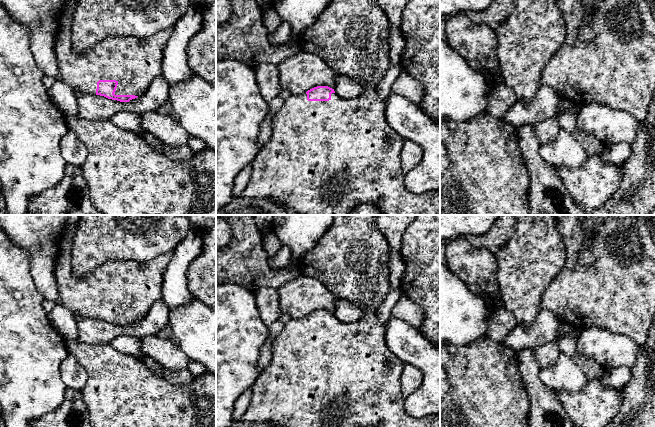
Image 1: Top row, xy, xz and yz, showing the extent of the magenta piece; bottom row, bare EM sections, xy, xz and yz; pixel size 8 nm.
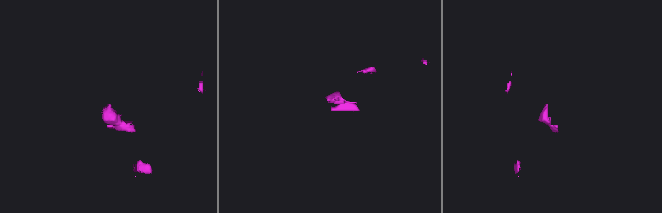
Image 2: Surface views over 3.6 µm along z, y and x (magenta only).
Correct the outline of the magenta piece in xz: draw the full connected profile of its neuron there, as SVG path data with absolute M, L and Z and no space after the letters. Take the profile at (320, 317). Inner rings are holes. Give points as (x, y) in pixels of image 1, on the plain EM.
M334 215L333 223L328 230L318 239L302 258L297 260L296 267L301 275L311 277L322 282L336 298L345 299L358 305L363 317L355 322L343 323L339 321L334 313L328 310L317 310L306 317L291 319L284 324L281 332L272 342L272 359L268 366L259 374L257 380L251 387L251 400L248 408L243 414L241 421L250 423L271 422L279 427L440 427L439 415L428 415L415 418L406 413L404 409L404 396L401 392L401 378L404 363L386 345L386 328L378 318L378 308L392 289L390 285L390 269L388 260L390 258L390 247L384 235L379 231L376 223L376 215Z

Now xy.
M77 224L71 226L62 238L55 276L58 286L57 304L73 314L85 318L104 320L120 326L129 326L142 319L150 307L162 298L162 280L172 252L160 255L148 262L131 260L109 261L82 278L76 278L71 267L71 248Z

